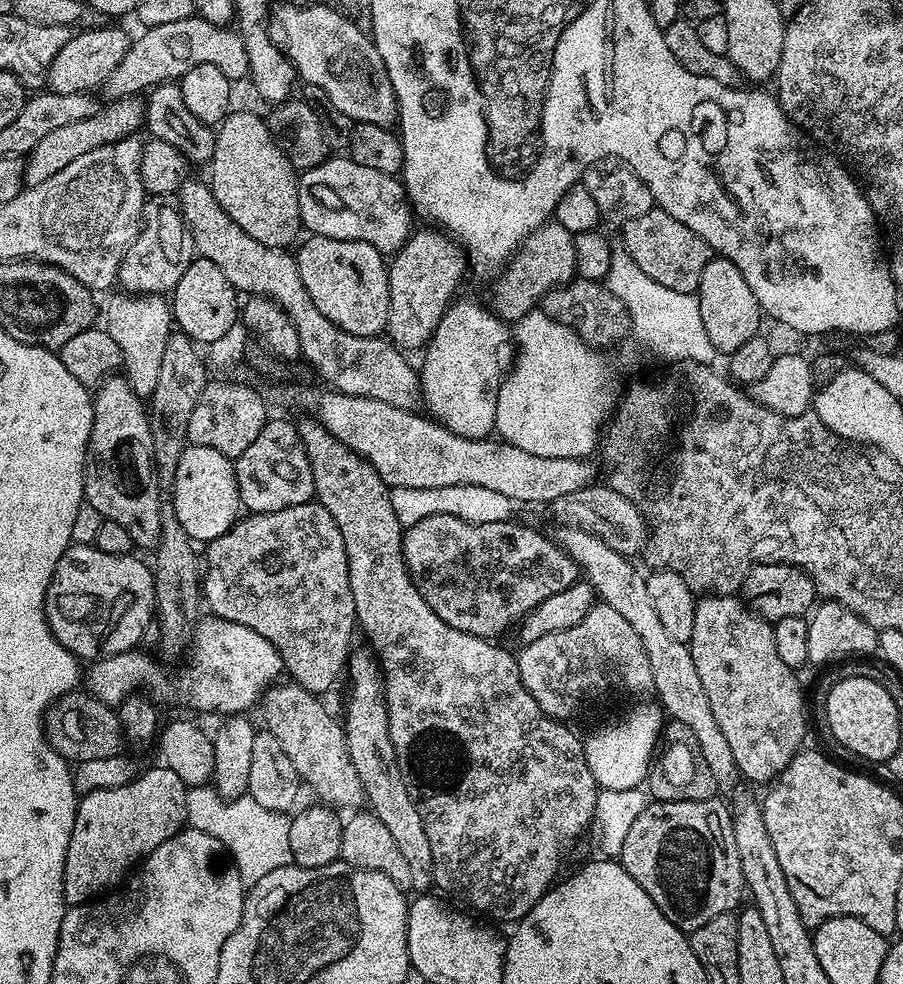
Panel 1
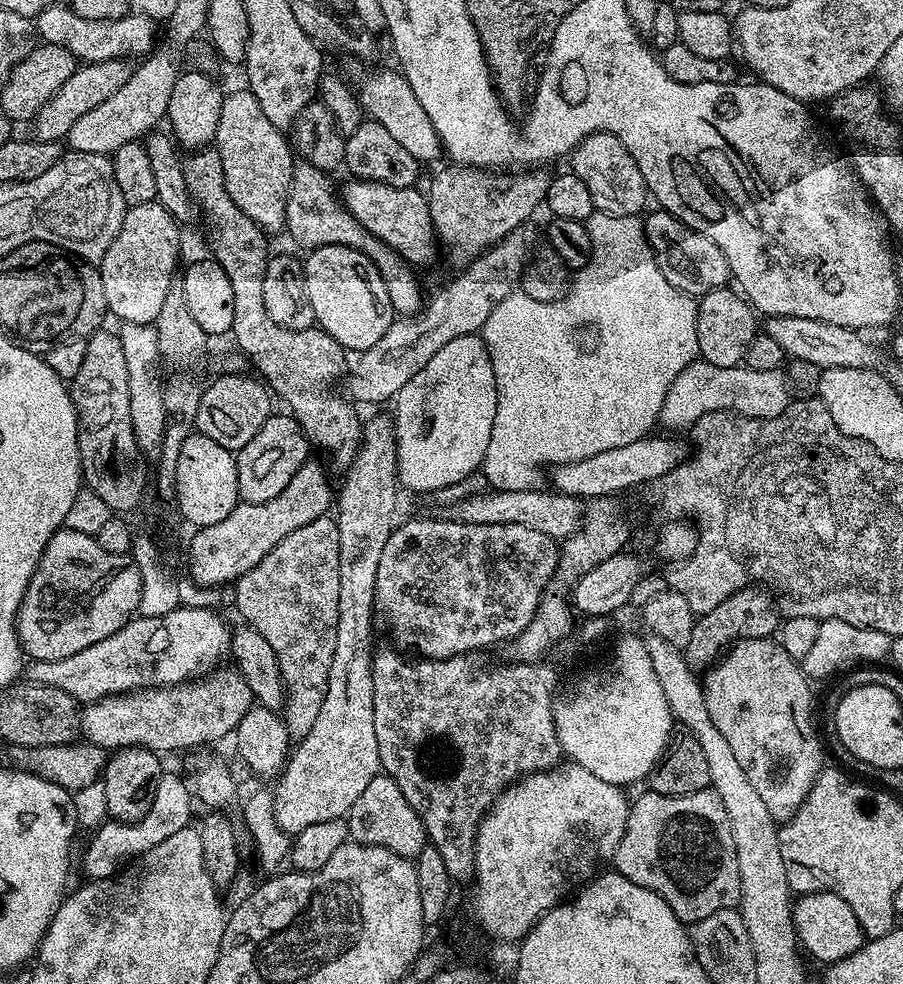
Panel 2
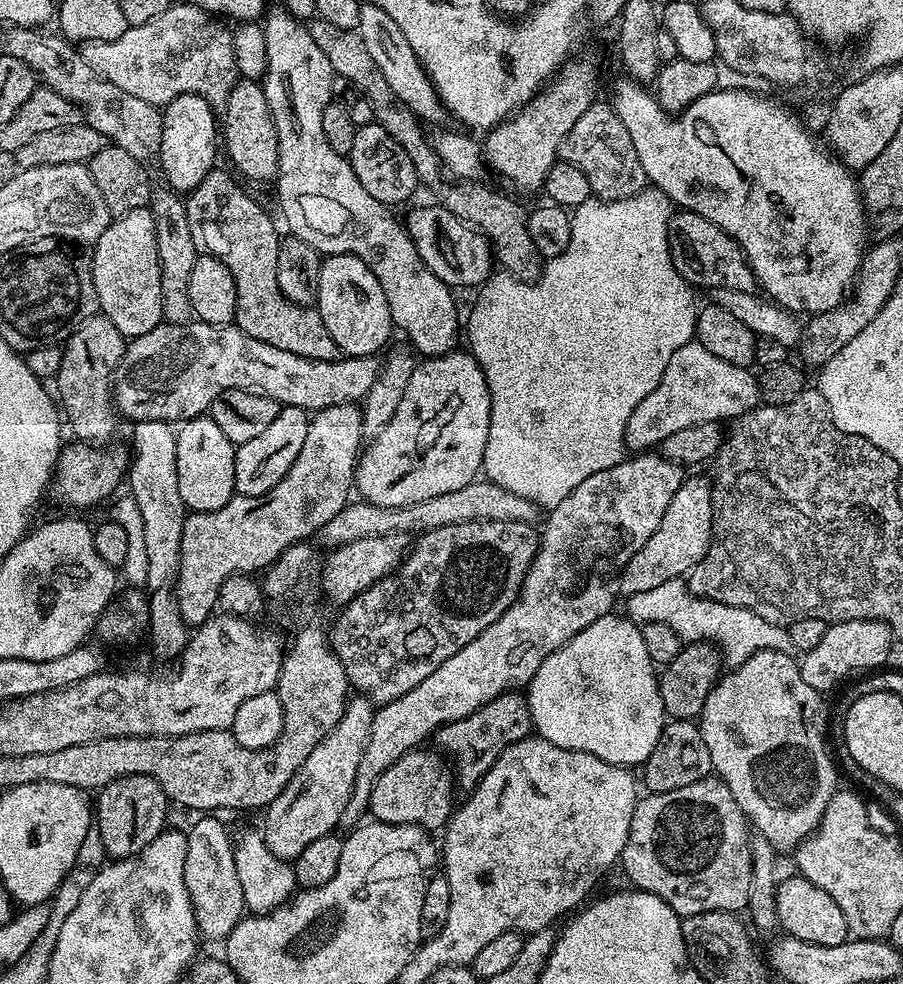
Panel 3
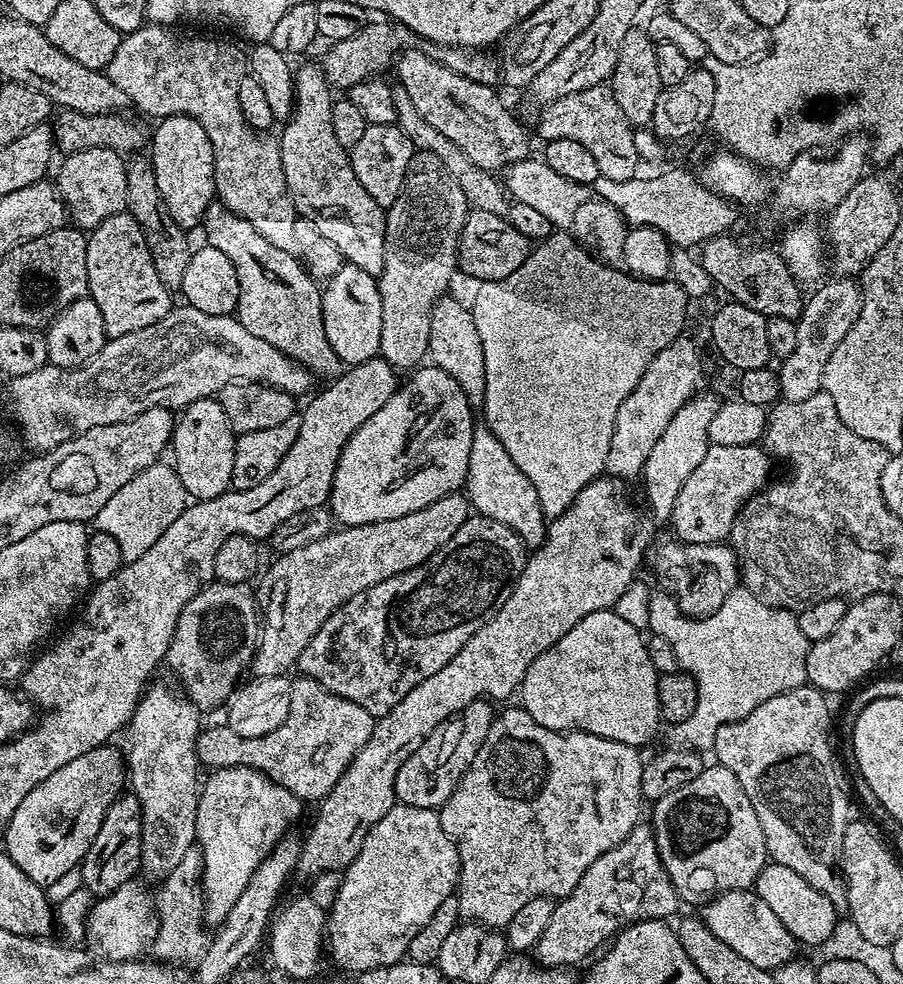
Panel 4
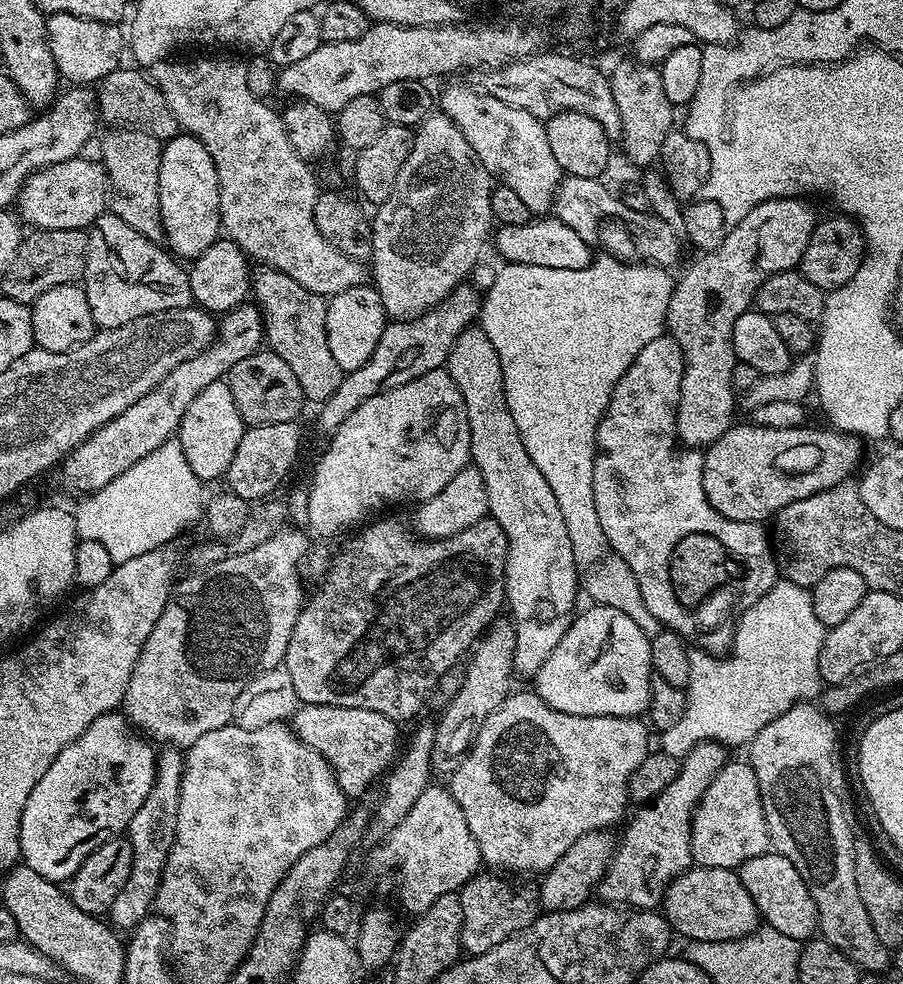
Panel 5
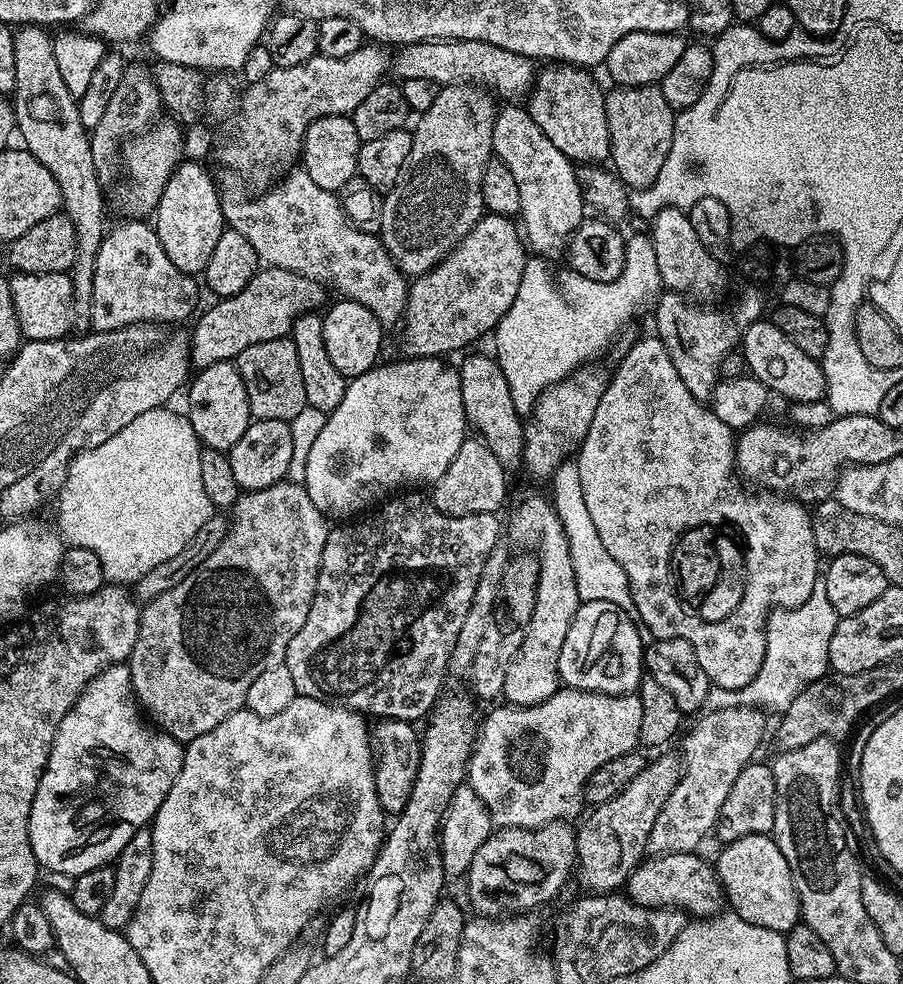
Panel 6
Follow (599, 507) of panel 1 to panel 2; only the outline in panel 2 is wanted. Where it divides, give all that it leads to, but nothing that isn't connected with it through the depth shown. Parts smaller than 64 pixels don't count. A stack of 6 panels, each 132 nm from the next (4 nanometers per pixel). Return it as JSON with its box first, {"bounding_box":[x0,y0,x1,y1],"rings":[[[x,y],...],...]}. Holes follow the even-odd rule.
{"bounding_box":[446,486,586,542],"rings":[[[534,486],[530,490],[488,490],[485,496],[471,494],[464,499],[454,501],[447,505],[446,516],[449,520],[457,520],[463,524],[513,524],[514,526],[527,526],[529,530],[538,530],[541,534],[546,534],[551,540],[563,542],[580,529],[584,522],[586,511],[582,500],[576,496],[567,496],[557,490],[549,490]]]}

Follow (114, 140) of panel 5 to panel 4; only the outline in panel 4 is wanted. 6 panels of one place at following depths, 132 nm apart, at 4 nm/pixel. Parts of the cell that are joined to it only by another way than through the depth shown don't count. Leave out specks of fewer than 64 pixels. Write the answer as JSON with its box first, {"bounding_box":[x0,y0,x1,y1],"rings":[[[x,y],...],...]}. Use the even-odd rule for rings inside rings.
{"bounding_box":[126,158,194,290],"rings":[[[132,158],[127,161],[126,202],[128,203],[128,207],[126,211],[128,215],[134,218],[134,222],[138,222],[138,226],[146,238],[146,246],[154,258],[154,270],[158,270],[158,278],[162,278],[162,282],[168,289],[179,290],[182,286],[182,277],[186,275],[186,266],[190,262],[194,248],[193,245],[188,245],[189,233],[185,229],[180,228],[178,222],[174,222],[174,218],[170,218],[170,210],[166,210],[166,202],[162,202],[162,194],[158,190],[158,178],[154,178],[151,159],[136,159],[140,158]]]}

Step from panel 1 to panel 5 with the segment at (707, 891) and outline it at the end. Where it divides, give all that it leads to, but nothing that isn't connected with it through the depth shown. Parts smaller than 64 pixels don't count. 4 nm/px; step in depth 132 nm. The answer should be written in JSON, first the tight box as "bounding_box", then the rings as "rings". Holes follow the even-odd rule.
{"bounding_box":[690,759,769,869],"rings":[[[729,759],[718,774],[706,786],[700,805],[692,815],[690,830],[692,859],[701,868],[739,869],[750,858],[769,851],[766,814],[762,810],[762,794],[758,790],[758,778],[747,759]]]}

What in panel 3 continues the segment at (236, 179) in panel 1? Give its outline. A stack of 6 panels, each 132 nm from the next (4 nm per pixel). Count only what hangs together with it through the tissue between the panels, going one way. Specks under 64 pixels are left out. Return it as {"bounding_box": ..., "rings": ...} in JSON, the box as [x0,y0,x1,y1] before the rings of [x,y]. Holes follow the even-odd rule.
{"bounding_box":[222,79,278,181],"rings":[[[237,79],[226,106],[222,109],[222,148],[232,159],[231,167],[248,180],[275,181],[278,170],[278,134],[274,130],[274,118],[266,102],[263,83]]]}

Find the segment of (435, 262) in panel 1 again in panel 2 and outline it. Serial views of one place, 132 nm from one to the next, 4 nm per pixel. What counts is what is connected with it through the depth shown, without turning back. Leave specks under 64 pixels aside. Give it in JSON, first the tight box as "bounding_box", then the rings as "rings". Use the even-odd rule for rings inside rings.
{"bounding_box":[426,166,552,266],"rings":[[[451,166],[445,172],[440,172],[432,180],[432,185],[426,188],[428,209],[432,219],[432,229],[436,231],[437,241],[448,251],[448,260],[455,266],[463,266],[483,254],[487,248],[500,243],[506,234],[510,234],[519,224],[527,224],[533,218],[536,207],[545,203],[548,187],[552,181],[543,167],[537,166],[531,170],[512,170],[507,174],[497,174],[492,170],[473,168],[471,166]]]}

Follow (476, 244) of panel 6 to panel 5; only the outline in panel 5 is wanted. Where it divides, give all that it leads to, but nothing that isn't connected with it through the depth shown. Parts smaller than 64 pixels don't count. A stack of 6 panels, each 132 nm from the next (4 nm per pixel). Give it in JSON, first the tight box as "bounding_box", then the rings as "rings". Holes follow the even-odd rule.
{"bounding_box":[319,282,482,434],"rings":[[[468,282],[459,284],[442,303],[418,318],[385,323],[382,338],[378,338],[378,346],[374,346],[374,354],[370,354],[366,366],[358,366],[358,370],[346,372],[342,386],[338,386],[338,390],[334,390],[334,394],[330,394],[330,398],[319,405],[321,430],[325,434],[336,432],[338,426],[342,426],[342,422],[346,422],[346,418],[350,418],[350,414],[366,398],[374,398],[374,394],[388,388],[397,388],[406,382],[414,382],[422,378],[422,374],[444,368],[454,342],[458,342],[458,334],[473,327],[480,315],[482,296],[470,285]]]}

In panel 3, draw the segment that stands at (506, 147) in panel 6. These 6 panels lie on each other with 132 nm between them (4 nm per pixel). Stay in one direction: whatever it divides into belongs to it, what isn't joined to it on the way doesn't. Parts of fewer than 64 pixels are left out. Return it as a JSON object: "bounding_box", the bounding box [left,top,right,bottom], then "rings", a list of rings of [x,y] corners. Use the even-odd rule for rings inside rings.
{"bounding_box":[357,2,446,126],"rings":[[[371,2],[361,3],[357,32],[365,43],[370,58],[377,63],[378,70],[385,75],[390,90],[397,94],[399,100],[421,121],[429,120],[430,123],[436,124],[432,126],[443,125],[440,123],[443,122],[444,116],[446,117],[446,109],[440,100],[440,95],[436,93],[432,80],[418,62],[414,50],[410,50],[410,42],[407,41],[405,34],[395,25],[394,18]]]}

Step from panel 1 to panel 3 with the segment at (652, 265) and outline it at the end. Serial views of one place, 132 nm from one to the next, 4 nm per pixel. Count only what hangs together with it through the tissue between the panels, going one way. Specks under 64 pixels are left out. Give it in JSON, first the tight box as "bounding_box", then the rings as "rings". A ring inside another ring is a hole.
{"bounding_box":[668,211,757,291],"rings":[[[673,211],[672,221],[668,223],[668,252],[672,255],[673,269],[689,286],[695,286],[697,289],[757,291],[756,275],[748,265],[748,259],[738,242],[714,222],[702,218],[702,214]]]}

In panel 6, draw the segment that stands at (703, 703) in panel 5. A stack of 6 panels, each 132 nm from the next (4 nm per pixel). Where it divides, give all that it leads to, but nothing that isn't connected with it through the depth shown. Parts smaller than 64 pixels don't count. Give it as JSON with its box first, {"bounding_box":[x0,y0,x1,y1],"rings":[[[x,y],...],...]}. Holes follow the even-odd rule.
{"bounding_box":[708,575,839,714],"rings":[[[818,575],[810,598],[796,608],[778,608],[765,621],[765,643],[762,666],[746,686],[738,690],[711,687],[708,691],[709,709],[755,707],[782,714],[808,685],[829,671],[830,639],[837,629],[839,616],[827,597],[826,580]]]}

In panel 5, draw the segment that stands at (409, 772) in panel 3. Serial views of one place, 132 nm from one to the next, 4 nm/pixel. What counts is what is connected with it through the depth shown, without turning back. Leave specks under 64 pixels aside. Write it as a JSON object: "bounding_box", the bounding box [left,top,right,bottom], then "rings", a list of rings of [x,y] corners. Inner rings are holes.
{"bounding_box":[432,618,516,773],"rings":[[[497,618],[488,625],[483,636],[471,649],[472,661],[468,669],[462,672],[460,688],[451,693],[448,705],[444,708],[440,720],[435,721],[434,750],[432,766],[437,773],[451,773],[456,765],[464,759],[469,748],[476,741],[478,730],[482,730],[482,722],[502,706],[502,702],[513,691],[514,685],[514,642],[516,641],[516,625],[508,618]]]}

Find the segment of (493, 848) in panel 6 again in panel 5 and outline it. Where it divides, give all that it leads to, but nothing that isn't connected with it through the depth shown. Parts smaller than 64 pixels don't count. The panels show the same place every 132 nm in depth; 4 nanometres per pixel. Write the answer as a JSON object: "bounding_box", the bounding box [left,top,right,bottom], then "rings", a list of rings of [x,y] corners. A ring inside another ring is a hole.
{"bounding_box":[459,875,538,956],"rings":[[[484,875],[473,876],[459,891],[462,902],[460,947],[465,953],[472,956],[481,956],[486,950],[498,946],[498,942],[510,938],[526,926],[530,926],[538,915],[538,904],[534,899],[533,889],[531,892],[528,888],[507,888],[496,877],[499,875]]]}

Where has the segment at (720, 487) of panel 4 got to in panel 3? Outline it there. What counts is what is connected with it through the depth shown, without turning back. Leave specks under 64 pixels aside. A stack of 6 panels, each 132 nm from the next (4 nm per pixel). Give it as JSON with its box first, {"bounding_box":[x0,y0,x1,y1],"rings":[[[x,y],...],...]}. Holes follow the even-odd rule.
{"bounding_box":[618,475,713,598],"rings":[[[689,475],[682,482],[678,494],[674,494],[674,498],[670,498],[670,506],[666,506],[666,514],[662,514],[662,522],[658,522],[658,530],[654,530],[654,534],[650,534],[646,546],[642,546],[642,550],[638,550],[634,554],[634,558],[630,558],[628,565],[620,569],[618,573],[618,579],[620,579],[619,595],[621,592],[622,597],[629,598],[638,594],[639,591],[651,590],[654,586],[661,585],[662,582],[687,577],[692,567],[698,562],[702,562],[702,558],[708,553],[708,547],[712,541],[713,523],[712,484],[709,477],[707,480],[704,476]]]}

